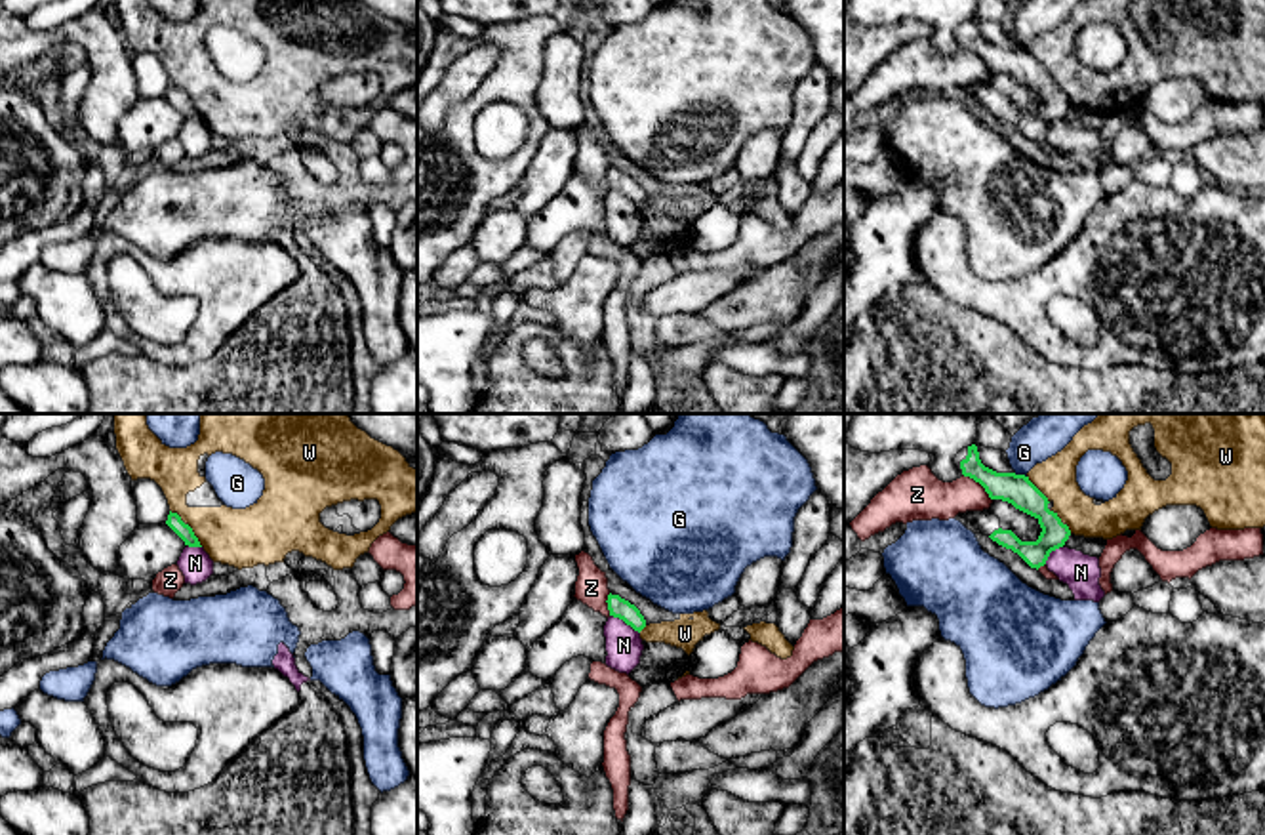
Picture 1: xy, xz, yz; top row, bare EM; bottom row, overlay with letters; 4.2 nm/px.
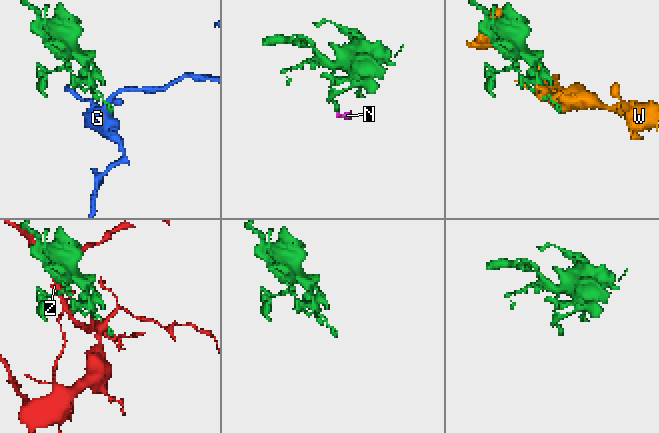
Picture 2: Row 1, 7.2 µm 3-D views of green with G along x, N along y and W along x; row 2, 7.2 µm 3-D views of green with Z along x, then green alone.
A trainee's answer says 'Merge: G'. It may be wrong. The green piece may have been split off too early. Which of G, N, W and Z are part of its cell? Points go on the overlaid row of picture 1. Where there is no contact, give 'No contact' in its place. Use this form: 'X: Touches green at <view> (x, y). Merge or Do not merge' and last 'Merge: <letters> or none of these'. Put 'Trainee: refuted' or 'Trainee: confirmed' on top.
Trainee: refuted
G: Touches green at yz (1020, 475). Do not merge
N: Touches green at xz (625, 622). Do not merge
W: Touches green at xy (189, 527). Do not merge
Z: Touches green at yz (980, 483). Do not merge
Merge: none of these

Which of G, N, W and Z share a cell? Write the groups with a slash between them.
G / N / W / Z

